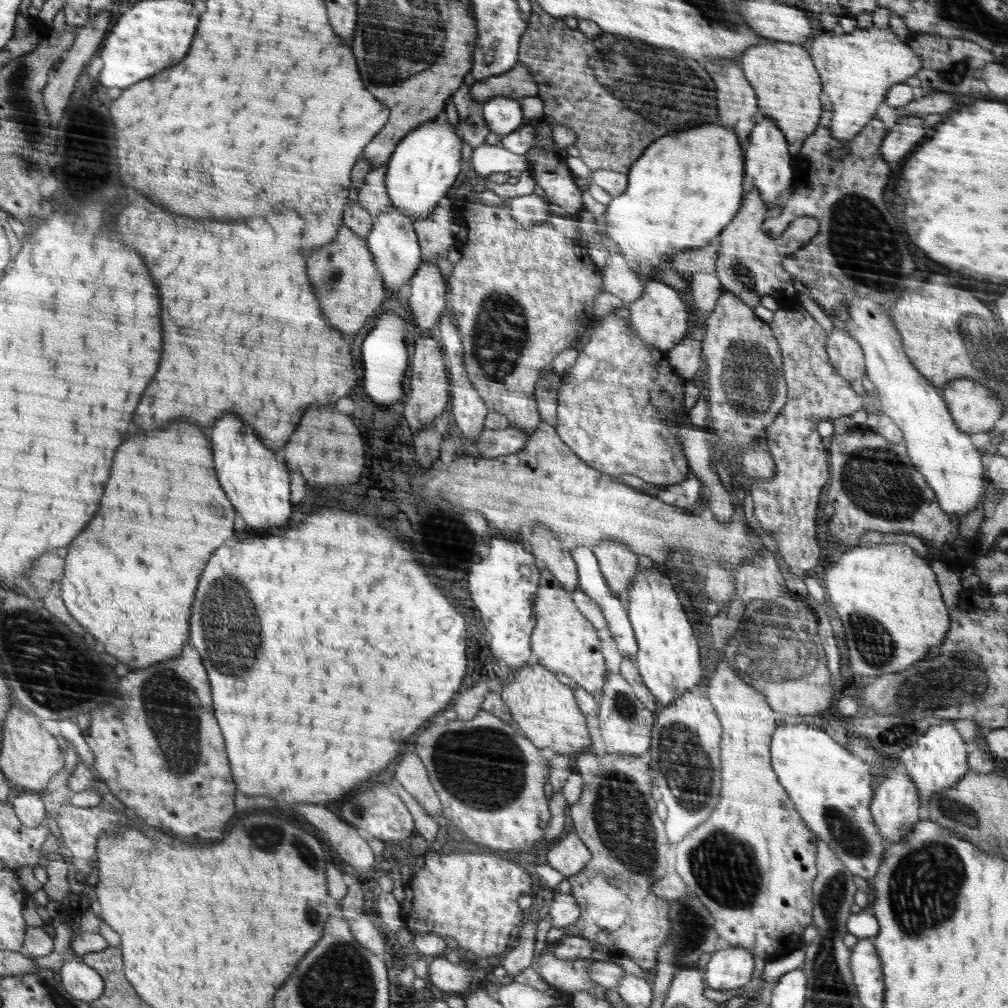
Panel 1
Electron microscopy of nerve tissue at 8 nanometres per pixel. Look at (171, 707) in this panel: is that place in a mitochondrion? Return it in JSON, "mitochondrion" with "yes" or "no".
{"mitochondrion":"yes"}

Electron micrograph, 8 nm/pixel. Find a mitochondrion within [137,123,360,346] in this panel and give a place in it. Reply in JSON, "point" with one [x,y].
{"point":[333,279]}

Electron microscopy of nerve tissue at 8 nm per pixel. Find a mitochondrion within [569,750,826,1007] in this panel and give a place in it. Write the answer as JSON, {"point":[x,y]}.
{"point":[622,814]}

